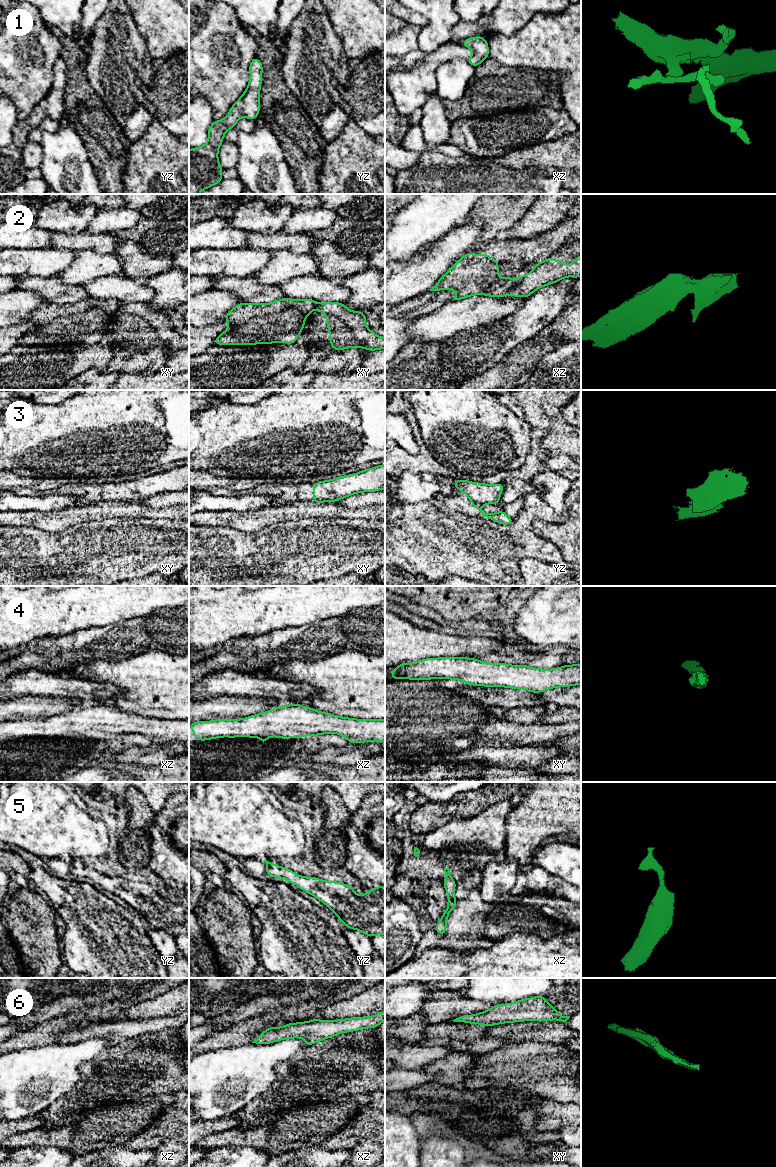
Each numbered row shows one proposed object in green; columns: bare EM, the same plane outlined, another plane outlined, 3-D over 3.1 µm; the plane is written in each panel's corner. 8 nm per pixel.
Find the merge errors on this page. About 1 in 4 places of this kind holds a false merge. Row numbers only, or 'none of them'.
2, 3

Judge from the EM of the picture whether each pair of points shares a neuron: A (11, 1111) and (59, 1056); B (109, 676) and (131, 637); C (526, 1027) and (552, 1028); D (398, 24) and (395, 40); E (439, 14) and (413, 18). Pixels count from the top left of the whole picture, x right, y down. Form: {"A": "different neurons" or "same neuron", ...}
{"A": "same neuron", "B": "different neurons", "C": "same neuron", "D": "different neurons", "E": "different neurons"}

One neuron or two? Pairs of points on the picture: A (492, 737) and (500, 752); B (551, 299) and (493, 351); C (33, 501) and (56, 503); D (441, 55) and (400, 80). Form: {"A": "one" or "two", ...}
{"A": "two", "B": "one", "C": "one", "D": "one"}

